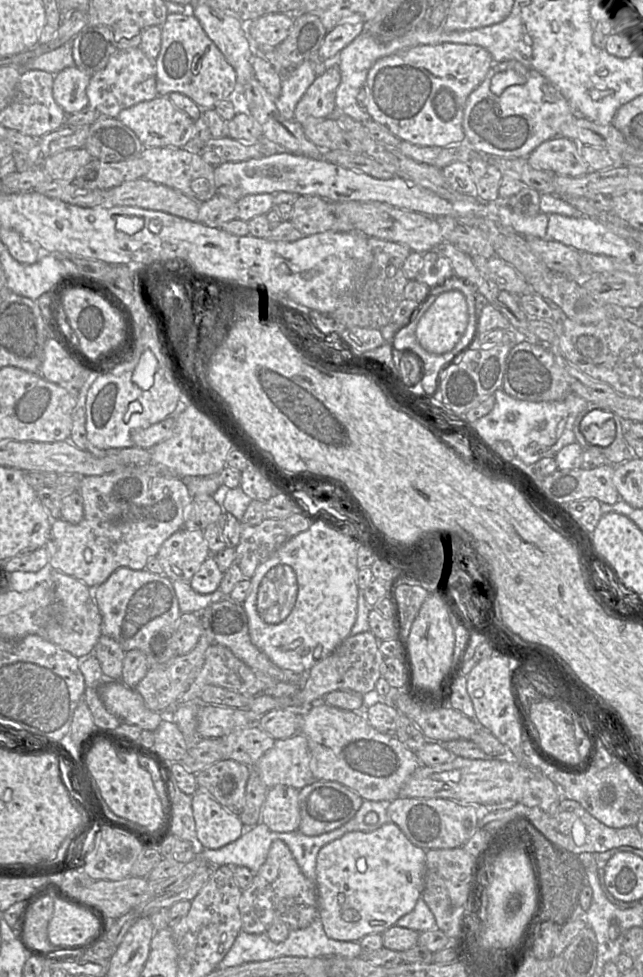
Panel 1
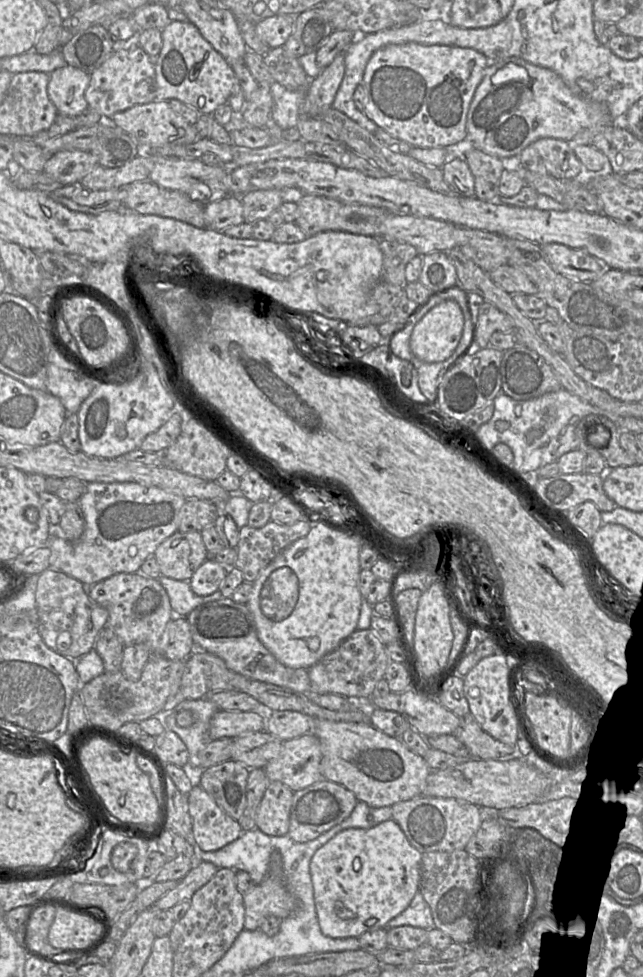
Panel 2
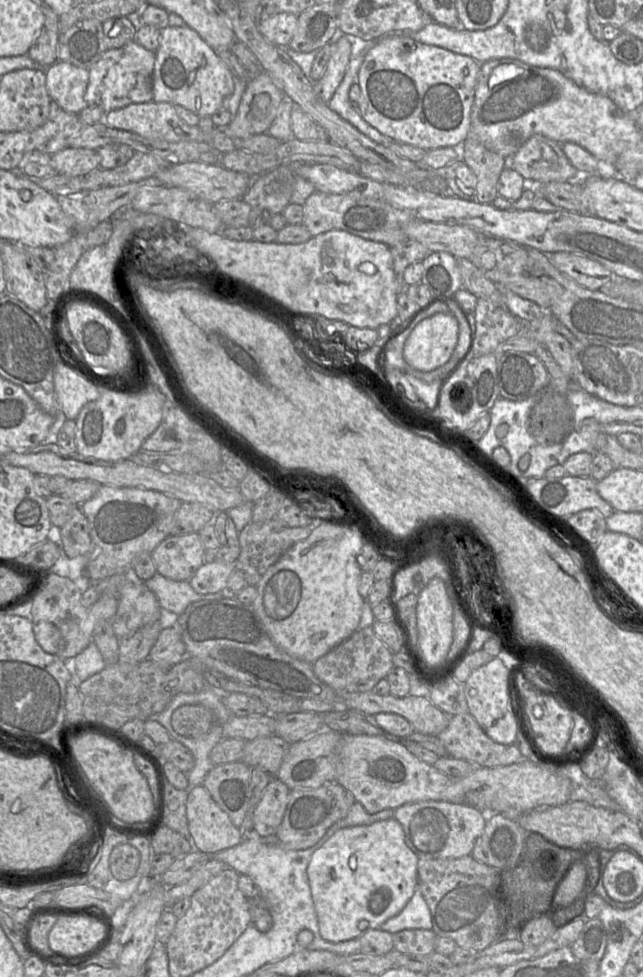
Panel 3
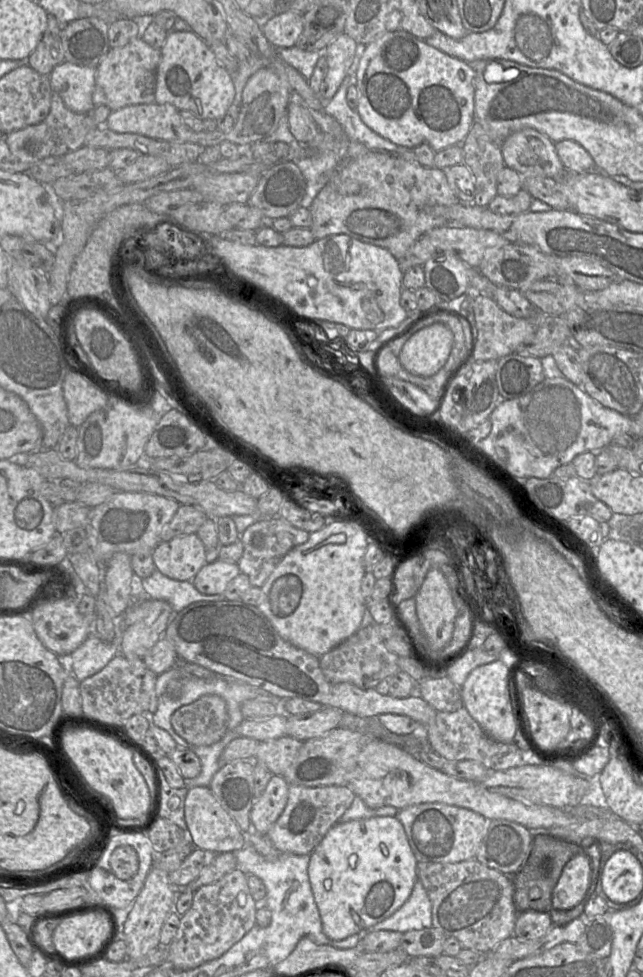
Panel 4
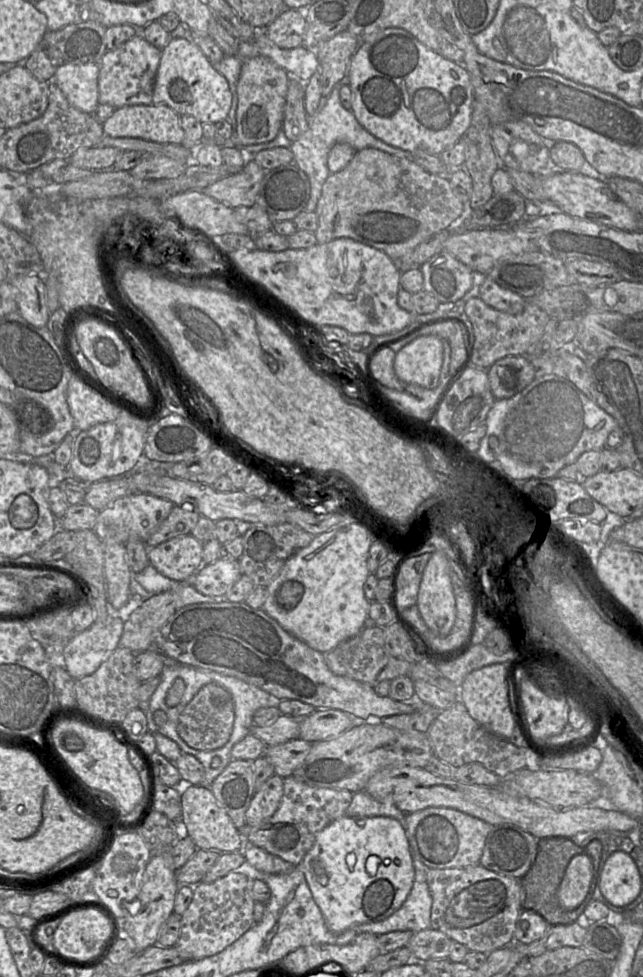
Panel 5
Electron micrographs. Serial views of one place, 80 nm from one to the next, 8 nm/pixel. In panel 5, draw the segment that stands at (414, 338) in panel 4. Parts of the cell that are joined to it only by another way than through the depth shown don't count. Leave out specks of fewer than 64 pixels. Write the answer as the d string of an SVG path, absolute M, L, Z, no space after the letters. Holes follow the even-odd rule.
M435 335L414 339L396 353L396 376L406 384L434 389L439 383L443 351L443 343Z

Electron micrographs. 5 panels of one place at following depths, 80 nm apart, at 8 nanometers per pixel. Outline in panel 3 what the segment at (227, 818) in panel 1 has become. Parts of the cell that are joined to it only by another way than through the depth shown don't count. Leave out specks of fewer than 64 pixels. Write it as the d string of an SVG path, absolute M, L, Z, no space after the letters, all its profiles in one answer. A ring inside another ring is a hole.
M196 786L188 793L187 820L199 851L215 854L243 841L243 832L213 800L207 789Z

